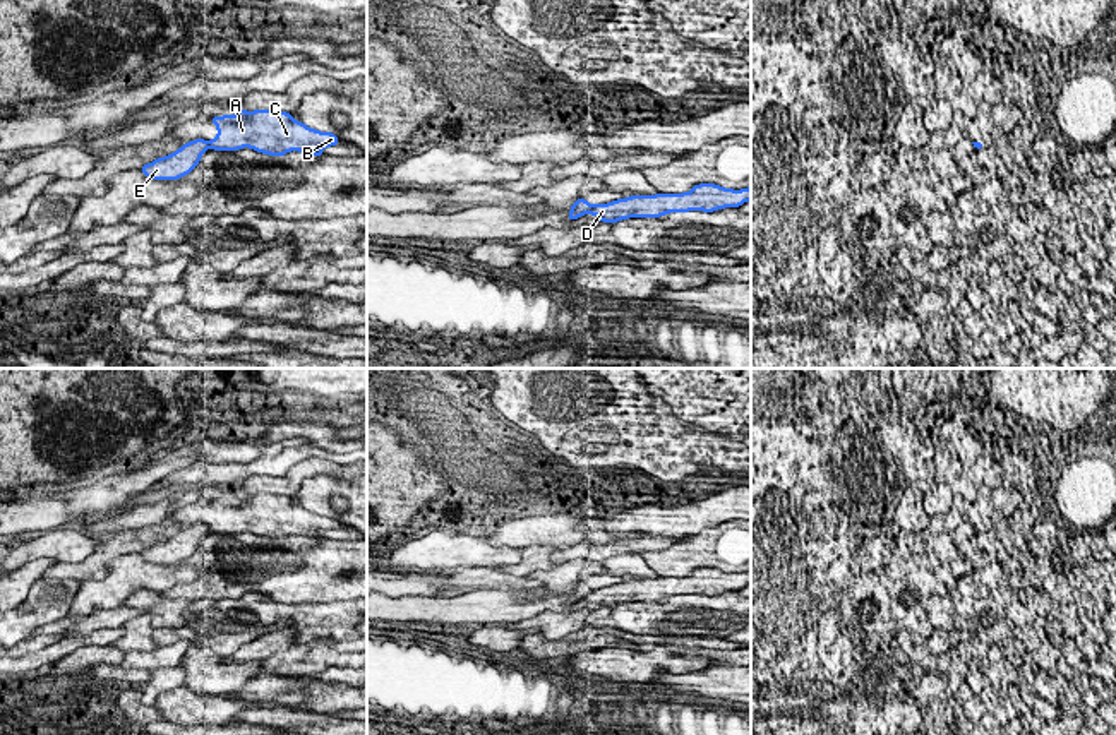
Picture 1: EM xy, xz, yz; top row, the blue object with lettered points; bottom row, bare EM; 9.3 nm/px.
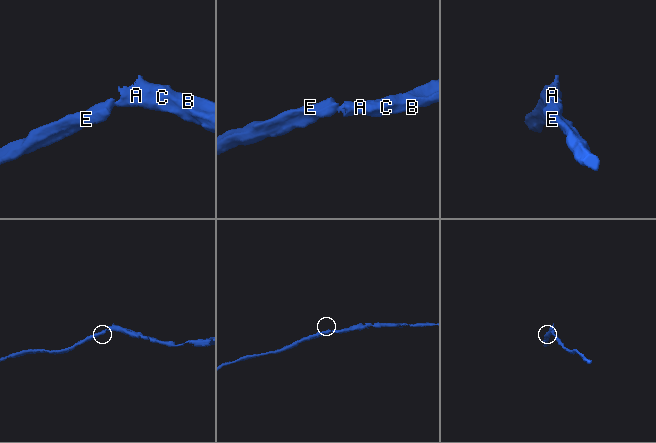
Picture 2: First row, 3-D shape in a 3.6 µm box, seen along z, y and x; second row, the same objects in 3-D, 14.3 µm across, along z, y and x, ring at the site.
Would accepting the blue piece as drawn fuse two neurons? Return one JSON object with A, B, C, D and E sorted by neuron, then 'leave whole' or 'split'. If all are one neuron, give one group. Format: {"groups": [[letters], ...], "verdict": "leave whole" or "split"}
{"groups": [["A", "B", "C", "D"], ["E"]], "verdict": "split"}

